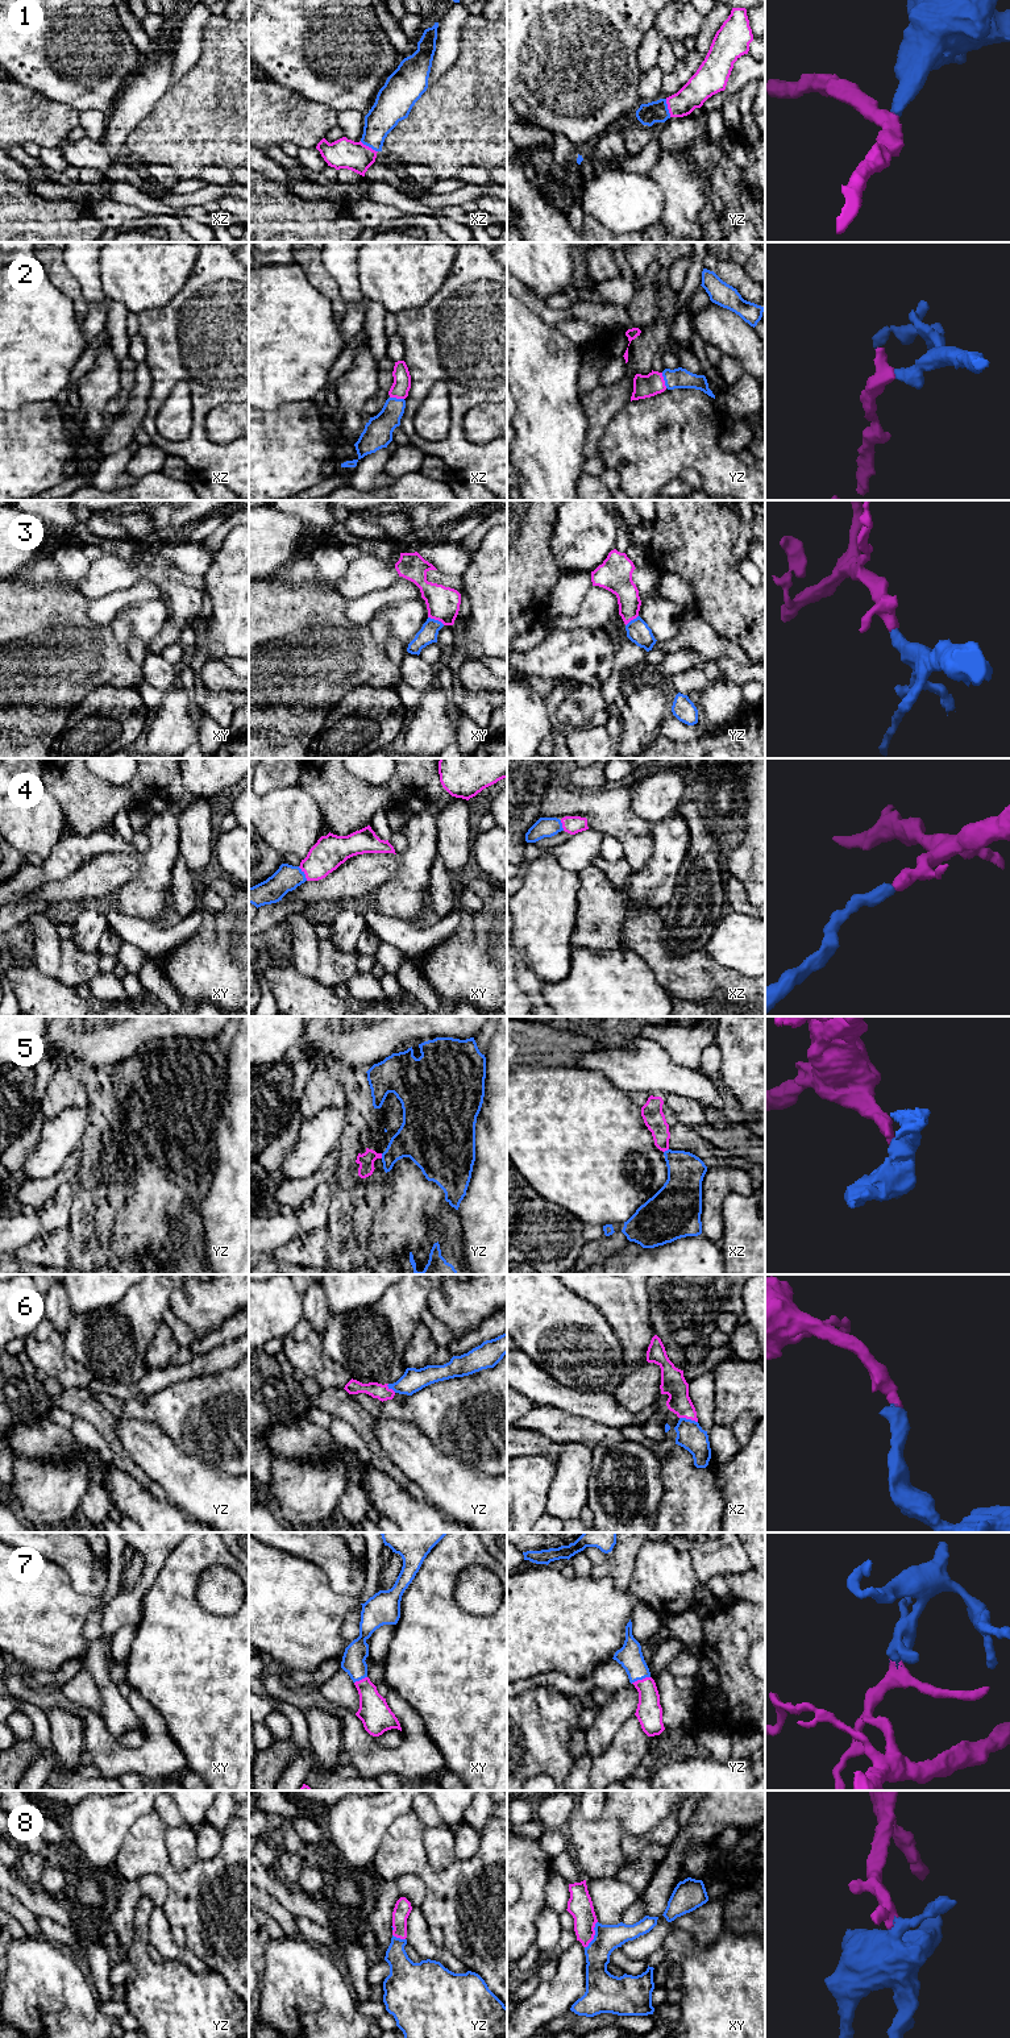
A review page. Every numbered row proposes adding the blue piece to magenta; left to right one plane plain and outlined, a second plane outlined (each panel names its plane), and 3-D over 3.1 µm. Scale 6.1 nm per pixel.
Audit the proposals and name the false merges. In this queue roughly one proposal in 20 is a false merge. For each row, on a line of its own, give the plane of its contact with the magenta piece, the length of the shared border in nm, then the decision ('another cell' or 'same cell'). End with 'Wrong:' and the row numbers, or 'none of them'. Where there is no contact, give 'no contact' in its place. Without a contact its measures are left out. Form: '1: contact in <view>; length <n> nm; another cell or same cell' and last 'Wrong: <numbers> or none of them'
1: contact in yz; length 120 nm; same cell
2: contact in yz; length 100 nm; same cell
3: contact in xy; length 120 nm; same cell
4: contact in xy; length 110 nm; same cell
5: contact in yz; length 30 nm; another cell
6: contact in xz; length 120 nm; same cell
7: contact in yz; length 130 nm; same cell
8: contact in xy; length 180 nm; same cell
Wrong: 5

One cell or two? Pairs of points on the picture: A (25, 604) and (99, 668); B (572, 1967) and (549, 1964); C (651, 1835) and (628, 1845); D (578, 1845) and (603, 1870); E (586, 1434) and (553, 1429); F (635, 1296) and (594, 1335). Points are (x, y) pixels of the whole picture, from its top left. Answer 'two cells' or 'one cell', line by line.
A: one cell
B: two cells
C: one cell
D: one cell
E: one cell
F: two cells

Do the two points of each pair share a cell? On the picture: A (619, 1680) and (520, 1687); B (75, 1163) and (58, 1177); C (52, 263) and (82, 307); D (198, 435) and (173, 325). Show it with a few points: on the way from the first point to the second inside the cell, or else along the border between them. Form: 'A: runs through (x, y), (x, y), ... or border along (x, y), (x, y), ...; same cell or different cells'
A: runs through (594, 1680), (566, 1685), (545, 1680); same cell
B: runs through (71, 1167), (62, 1176); same cell
C: runs through (58, 274), (77, 296); same cell
D: runs through (202, 407), (204, 379), (179, 358), (178, 353); same cell

